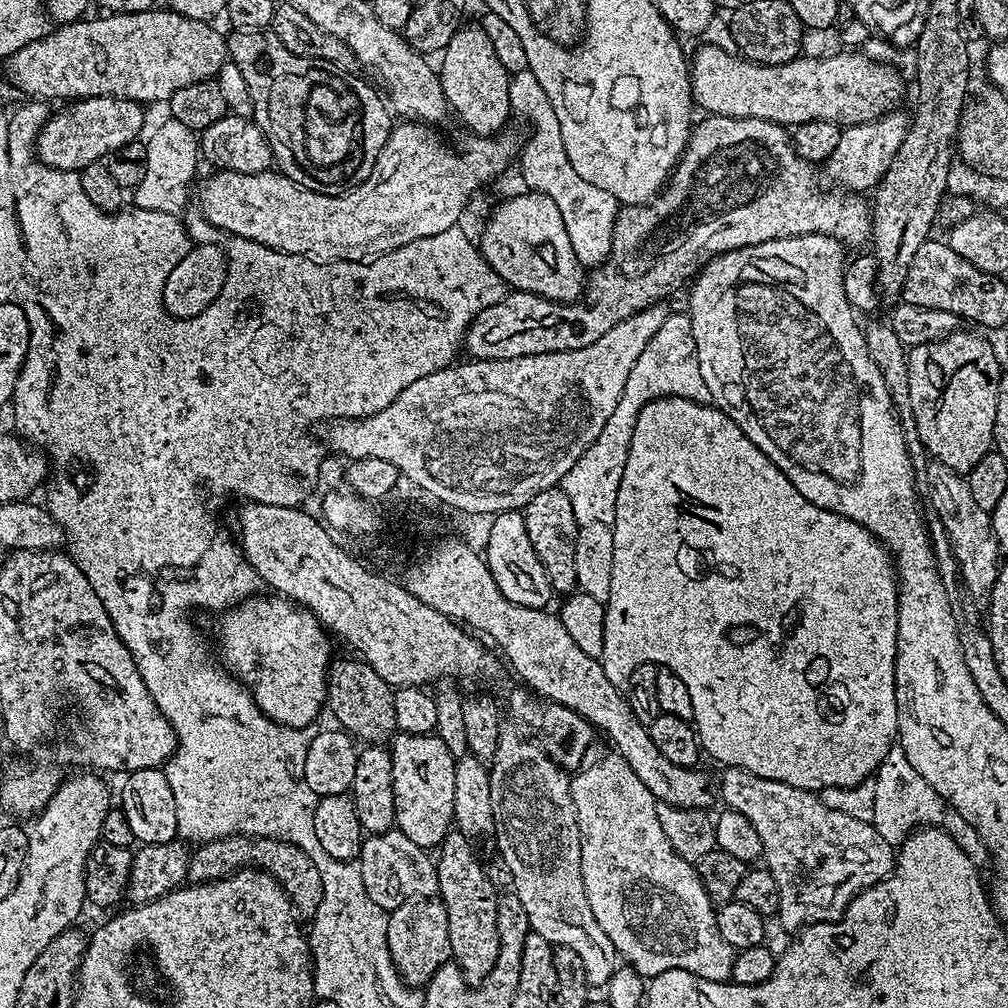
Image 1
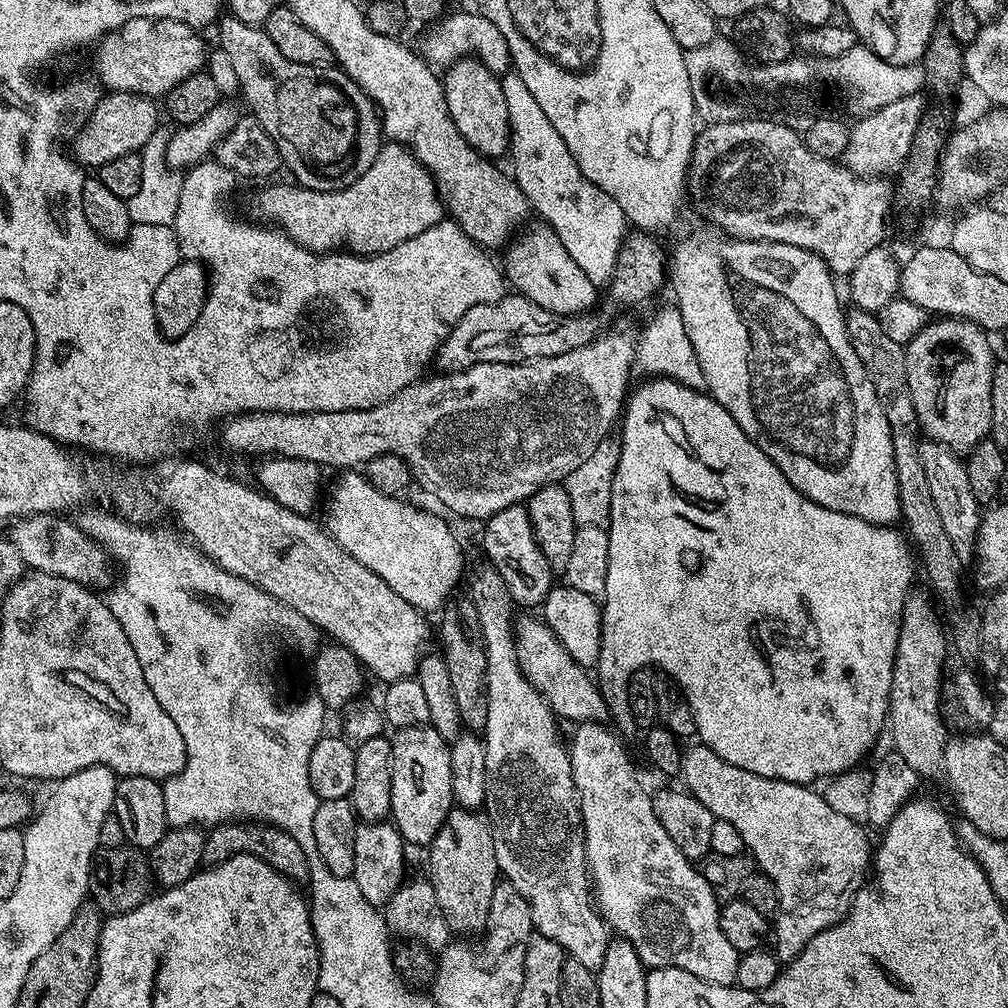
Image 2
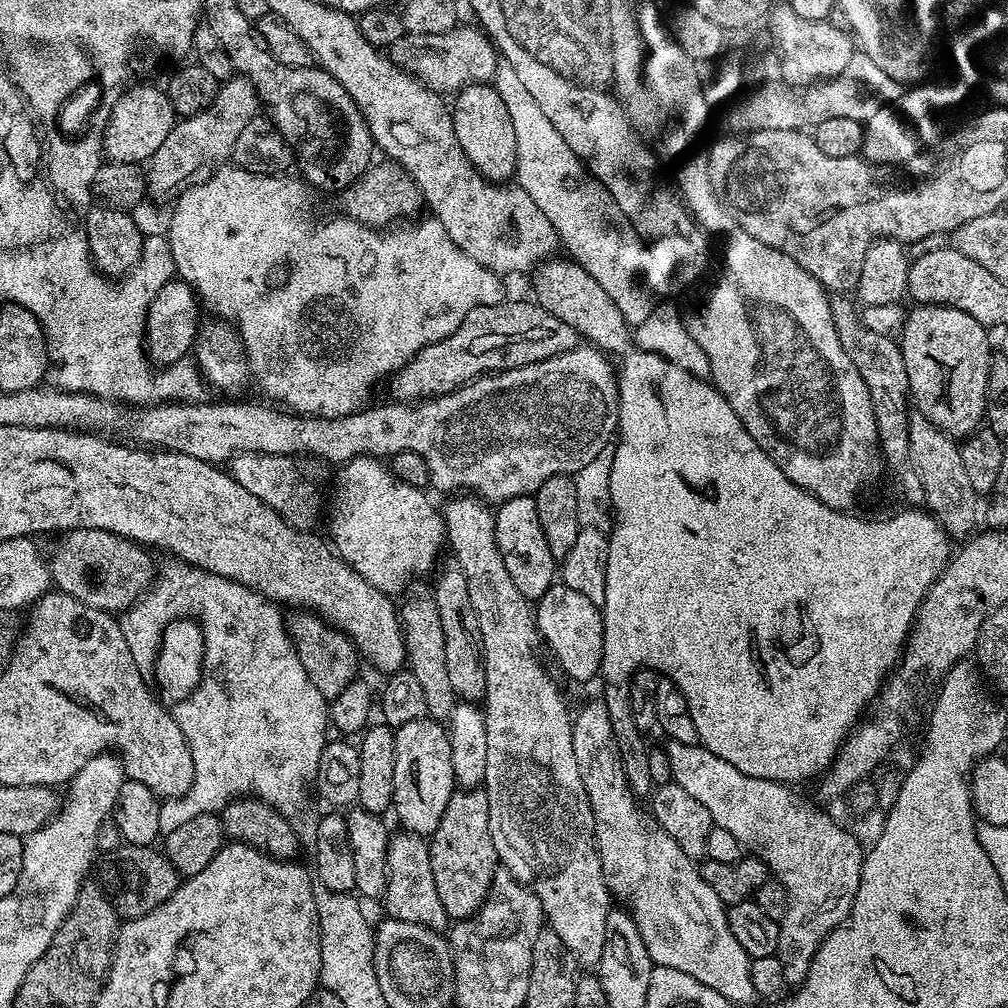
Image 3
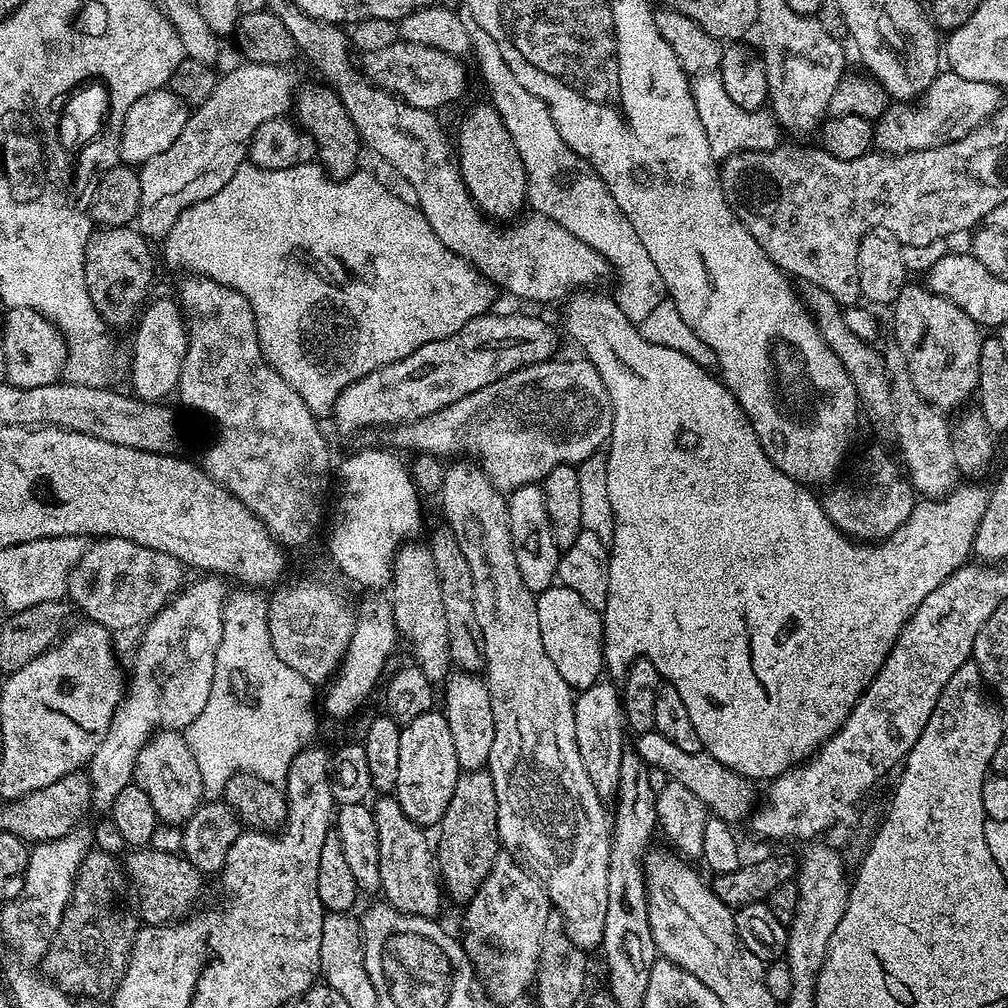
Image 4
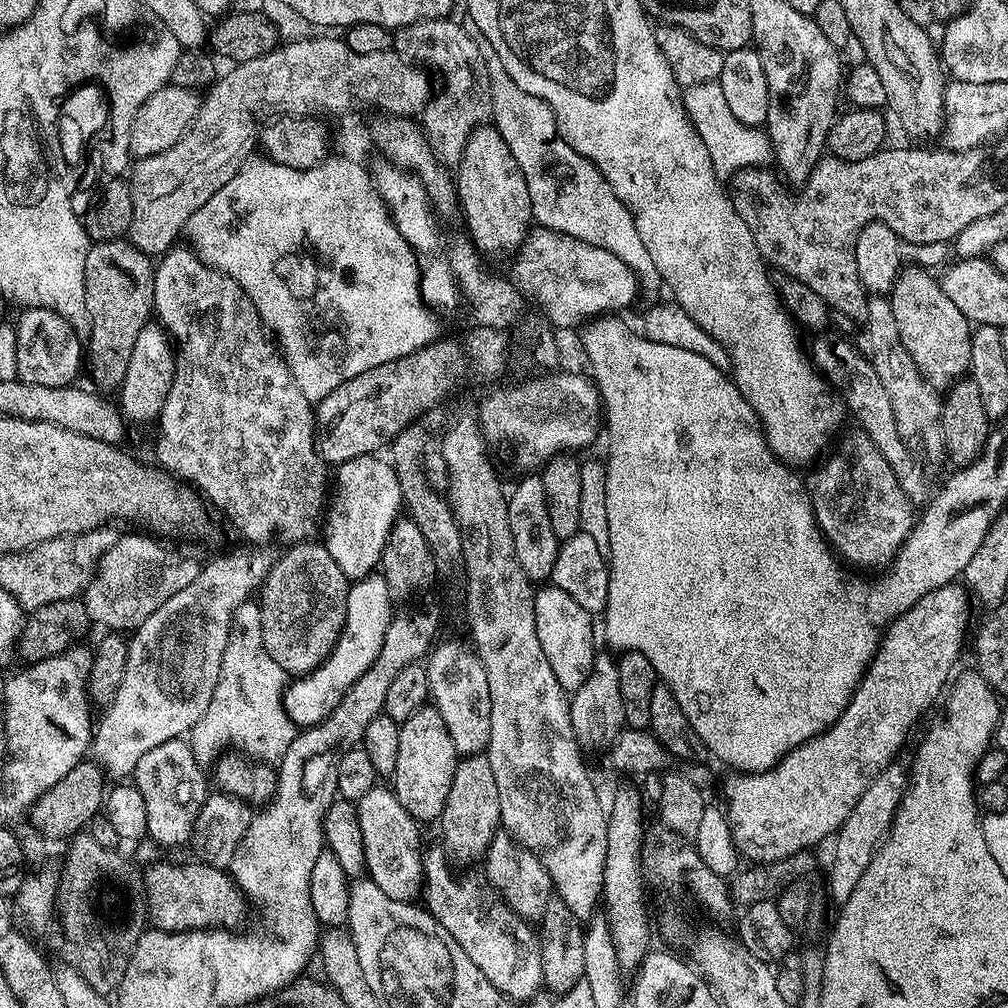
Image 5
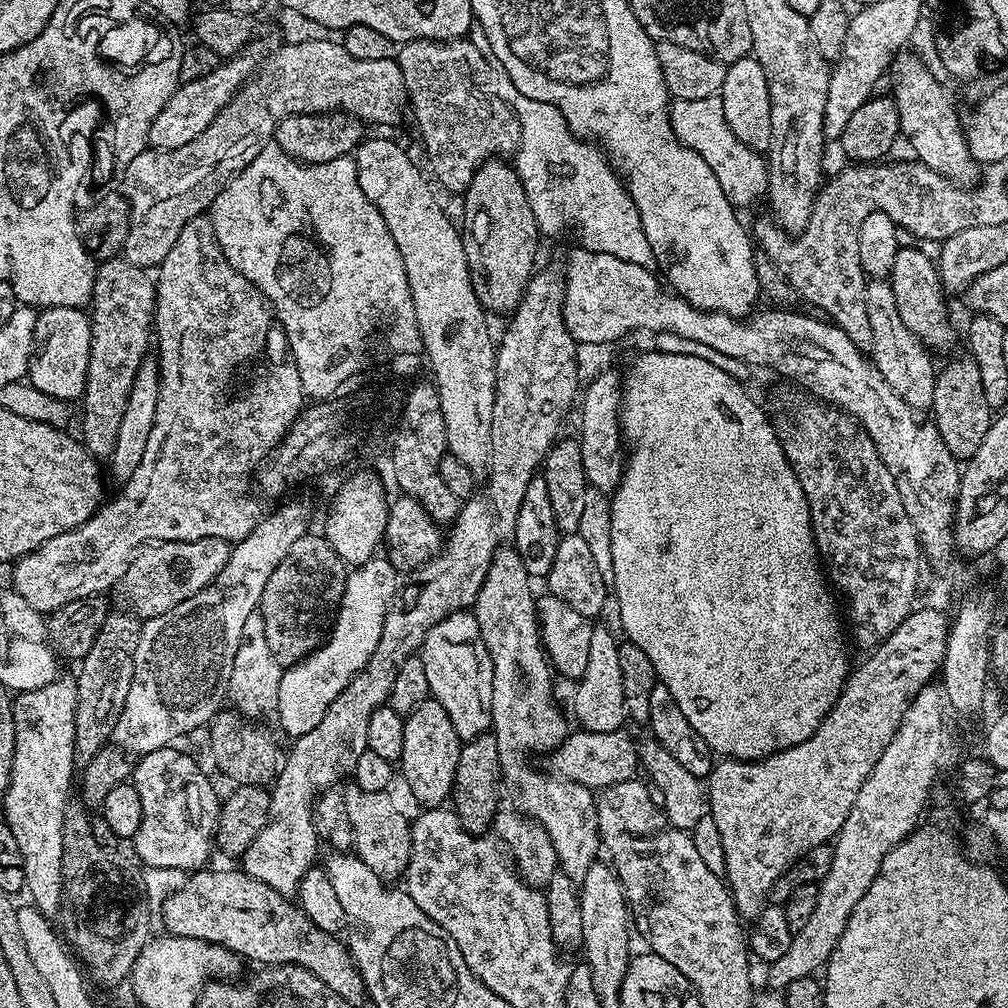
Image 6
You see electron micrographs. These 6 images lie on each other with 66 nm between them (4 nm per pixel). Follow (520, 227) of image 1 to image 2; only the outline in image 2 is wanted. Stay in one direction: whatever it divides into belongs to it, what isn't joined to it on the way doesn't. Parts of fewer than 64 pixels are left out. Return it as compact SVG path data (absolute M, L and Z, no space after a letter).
M541 226L529 232L521 231L507 245L503 253L502 268L508 271L507 283L513 284L519 295L542 306L542 310L553 311L562 316L579 315L592 310L596 304L598 287L586 276L584 270L567 253L553 228Z

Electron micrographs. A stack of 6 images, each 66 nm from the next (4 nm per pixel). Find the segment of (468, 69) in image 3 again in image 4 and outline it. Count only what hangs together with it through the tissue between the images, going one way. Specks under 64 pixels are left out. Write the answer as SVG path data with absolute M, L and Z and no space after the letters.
M398 39L383 50L363 53L362 60L363 75L371 83L378 88L385 88L387 92L415 108L440 110L443 104L458 99L468 84L468 72L464 69L465 61L461 57L451 56L434 46L422 46L409 40Z

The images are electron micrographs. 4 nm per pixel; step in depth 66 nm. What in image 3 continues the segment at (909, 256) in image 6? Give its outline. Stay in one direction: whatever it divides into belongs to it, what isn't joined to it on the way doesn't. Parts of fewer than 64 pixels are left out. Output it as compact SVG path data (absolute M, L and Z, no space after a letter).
M916 304L907 313L904 331L898 337L902 362L906 362L906 378L911 403L919 415L924 416L938 430L953 438L971 436L981 427L986 413L986 378L990 374L990 362L994 344L988 341L989 329L979 324L970 314L941 304Z

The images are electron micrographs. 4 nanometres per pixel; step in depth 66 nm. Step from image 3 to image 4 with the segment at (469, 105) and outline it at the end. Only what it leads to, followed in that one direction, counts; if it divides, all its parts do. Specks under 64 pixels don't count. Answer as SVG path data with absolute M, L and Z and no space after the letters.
M490 102L474 105L465 114L460 133L454 136L454 144L458 149L460 173L476 207L496 222L519 217L520 207L526 204L528 179L522 158L518 158L518 146L514 146L514 138L510 138L510 130L506 130L506 122L502 122L495 106Z

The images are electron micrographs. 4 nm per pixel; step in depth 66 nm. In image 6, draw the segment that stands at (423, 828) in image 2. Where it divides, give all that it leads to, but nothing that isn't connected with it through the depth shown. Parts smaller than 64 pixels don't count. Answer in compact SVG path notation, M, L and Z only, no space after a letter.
M423 700L419 706L404 717L402 730L402 754L398 768L404 771L404 780L412 796L425 809L443 805L452 795L452 784L456 780L458 754L462 741L450 722L450 716L437 700Z

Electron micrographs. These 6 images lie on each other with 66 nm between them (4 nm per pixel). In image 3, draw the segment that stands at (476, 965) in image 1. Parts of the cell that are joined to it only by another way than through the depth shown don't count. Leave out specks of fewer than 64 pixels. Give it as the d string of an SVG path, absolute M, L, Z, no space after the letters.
M483 787L453 791L438 830L432 832L428 853L430 870L434 870L434 886L438 886L438 898L442 898L442 906L449 921L466 920L474 915L487 900L488 891L492 888L492 879L498 871L494 838L490 838L490 806Z

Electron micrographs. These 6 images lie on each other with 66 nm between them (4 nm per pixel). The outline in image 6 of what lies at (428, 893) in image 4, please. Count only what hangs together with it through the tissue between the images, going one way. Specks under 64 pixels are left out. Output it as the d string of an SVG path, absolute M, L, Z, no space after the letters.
M349 787L349 792L343 793L346 802L346 818L352 827L352 843L355 855L374 874L378 874L385 882L396 882L404 875L410 858L410 827L409 817L404 817L396 809L388 792L361 792L359 788Z

